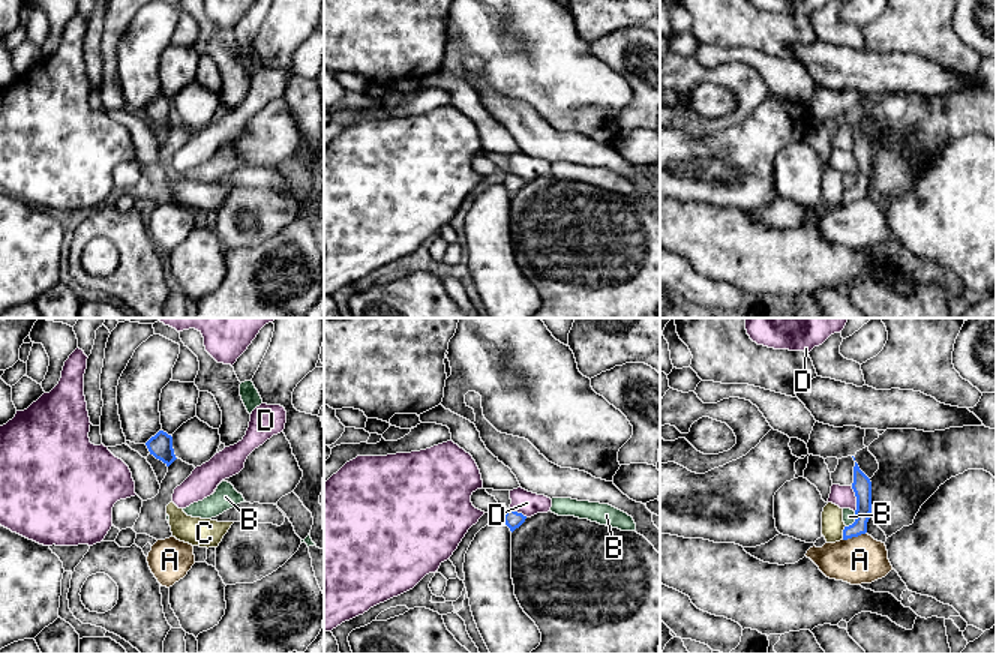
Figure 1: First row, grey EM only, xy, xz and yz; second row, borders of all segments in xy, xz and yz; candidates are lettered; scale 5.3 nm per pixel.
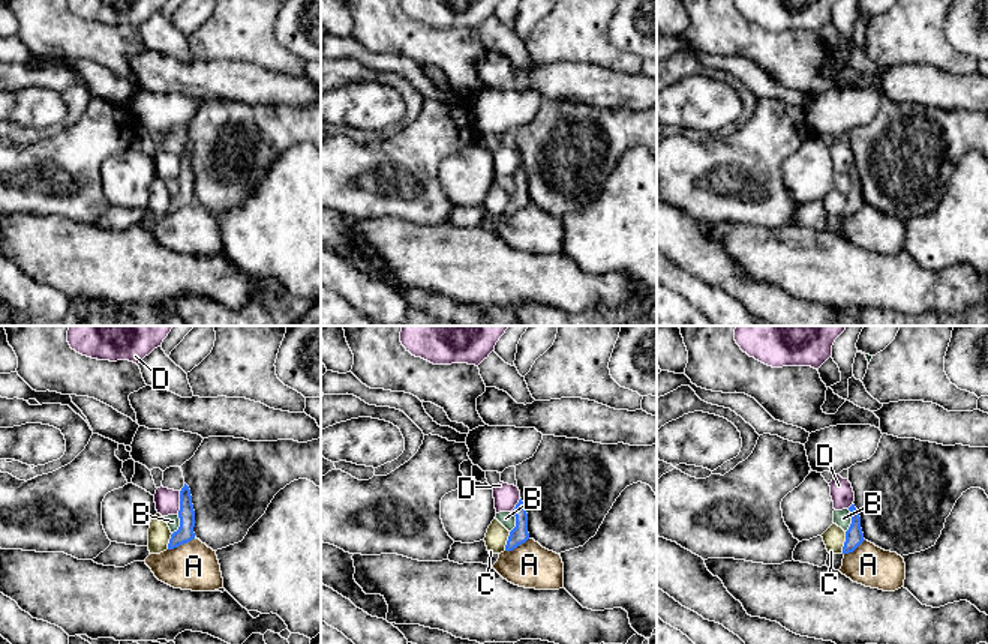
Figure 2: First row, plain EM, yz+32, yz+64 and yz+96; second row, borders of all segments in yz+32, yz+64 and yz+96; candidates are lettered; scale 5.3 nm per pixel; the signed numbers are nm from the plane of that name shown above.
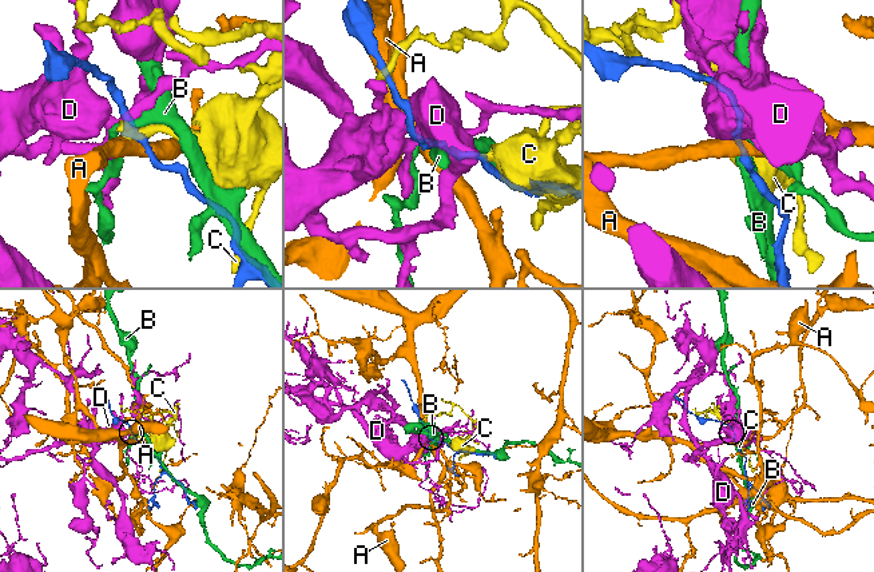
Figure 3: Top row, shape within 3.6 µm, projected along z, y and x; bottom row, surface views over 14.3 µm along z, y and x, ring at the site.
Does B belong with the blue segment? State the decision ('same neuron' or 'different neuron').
different neuron

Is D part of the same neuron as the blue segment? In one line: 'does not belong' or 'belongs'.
does not belong

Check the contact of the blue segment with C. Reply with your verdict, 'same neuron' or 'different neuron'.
different neuron

